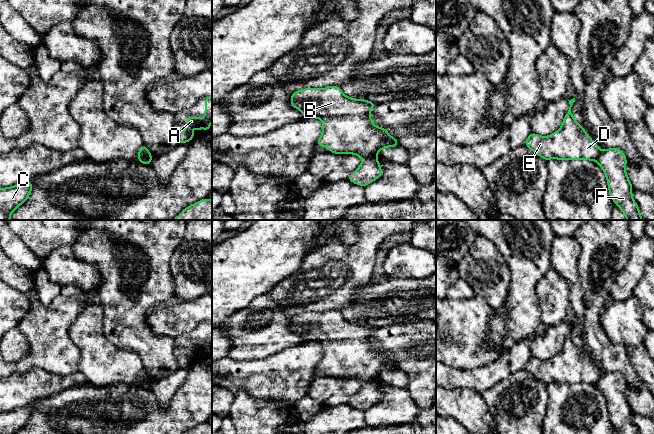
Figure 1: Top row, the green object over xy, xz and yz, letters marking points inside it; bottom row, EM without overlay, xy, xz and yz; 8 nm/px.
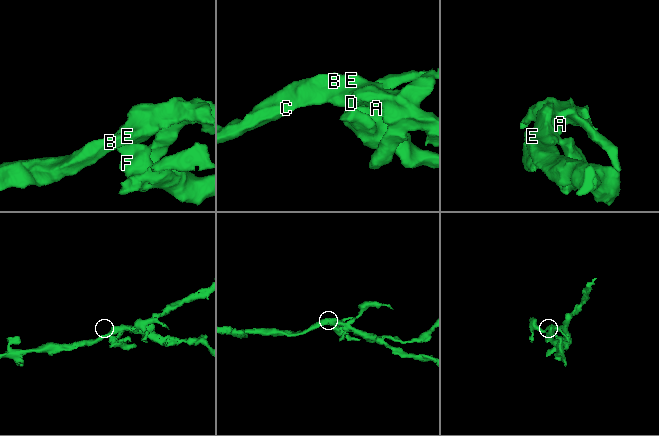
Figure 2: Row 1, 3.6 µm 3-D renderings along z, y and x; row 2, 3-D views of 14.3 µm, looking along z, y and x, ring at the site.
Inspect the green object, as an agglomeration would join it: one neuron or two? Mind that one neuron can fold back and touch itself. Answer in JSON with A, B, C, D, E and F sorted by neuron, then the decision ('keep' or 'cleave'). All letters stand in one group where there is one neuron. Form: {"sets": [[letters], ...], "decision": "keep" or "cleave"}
{"sets": [["A", "B", "C", "D", "E"], ["F"]], "decision": "cleave"}

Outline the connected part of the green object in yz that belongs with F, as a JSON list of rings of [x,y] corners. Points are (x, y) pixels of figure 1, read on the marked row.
[[[617,148],[605,149],[600,152],[596,162],[606,175],[611,199],[627,220],[642,220],[639,207],[632,198],[633,186],[626,174],[627,160],[624,152]]]

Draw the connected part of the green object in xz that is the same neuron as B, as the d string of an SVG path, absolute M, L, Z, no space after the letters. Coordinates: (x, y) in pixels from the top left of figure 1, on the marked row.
M339 86L307 88L292 93L292 107L303 112L302 118L320 118L323 132L317 145L336 154L375 157L386 147L399 146L386 128L376 127L370 110L377 105L345 96Z

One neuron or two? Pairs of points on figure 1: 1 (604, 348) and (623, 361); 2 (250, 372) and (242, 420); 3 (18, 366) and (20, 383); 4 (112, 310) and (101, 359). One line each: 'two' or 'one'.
1: one
2: two
3: two
4: two

